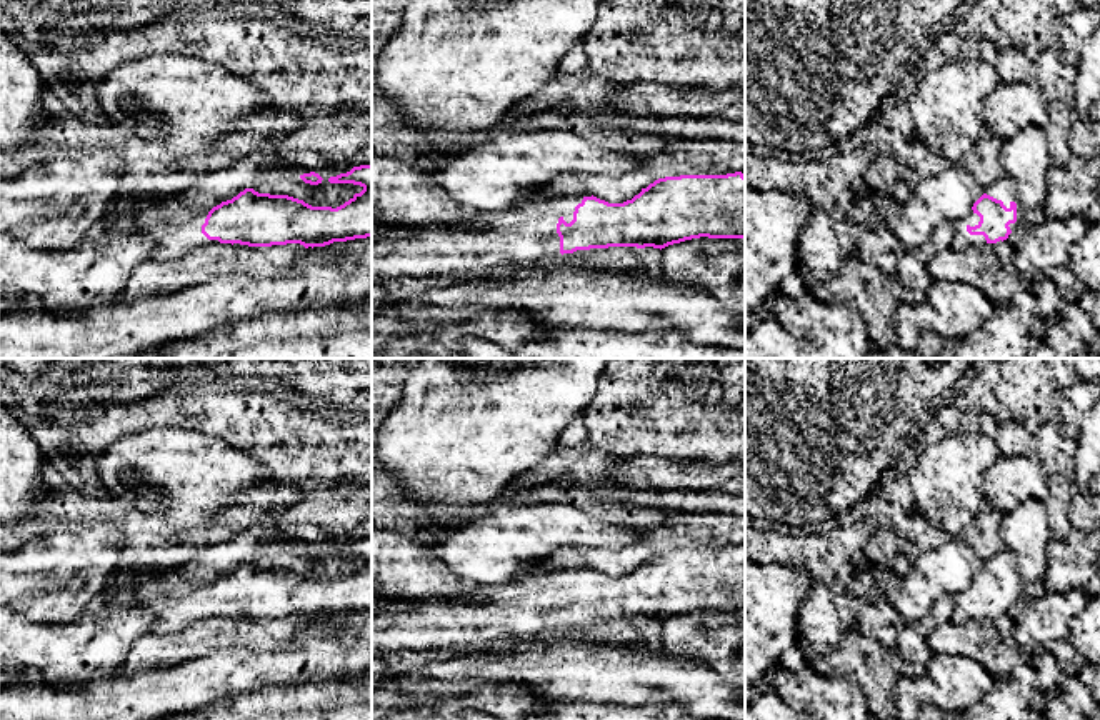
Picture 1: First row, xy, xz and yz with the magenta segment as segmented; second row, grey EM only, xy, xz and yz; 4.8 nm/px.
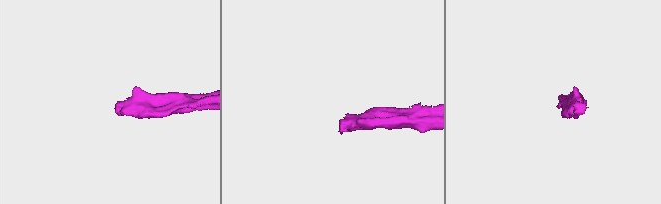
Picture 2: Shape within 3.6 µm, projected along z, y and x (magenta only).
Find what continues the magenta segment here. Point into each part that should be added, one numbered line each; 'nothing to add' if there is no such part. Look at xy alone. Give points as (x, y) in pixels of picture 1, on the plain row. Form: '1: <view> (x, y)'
1: xy (174, 612)

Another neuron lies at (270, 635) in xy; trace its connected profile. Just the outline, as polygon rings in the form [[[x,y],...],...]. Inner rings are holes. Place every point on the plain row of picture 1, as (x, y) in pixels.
[[[218,617],[197,622],[177,633],[155,630],[130,647],[115,677],[135,675],[147,668],[167,668],[230,647],[250,647],[262,652],[282,650],[305,623],[312,623],[312,620],[305,622],[300,617],[272,620]]]

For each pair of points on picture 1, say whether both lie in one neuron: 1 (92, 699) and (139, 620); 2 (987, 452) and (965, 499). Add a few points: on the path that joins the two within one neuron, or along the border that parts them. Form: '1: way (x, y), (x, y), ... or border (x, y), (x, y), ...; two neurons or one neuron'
1: border (114, 675), (97, 679), (84, 687), (65, 689); two neurons
2: way (975, 464), (965, 474), (965, 487); one neuron

